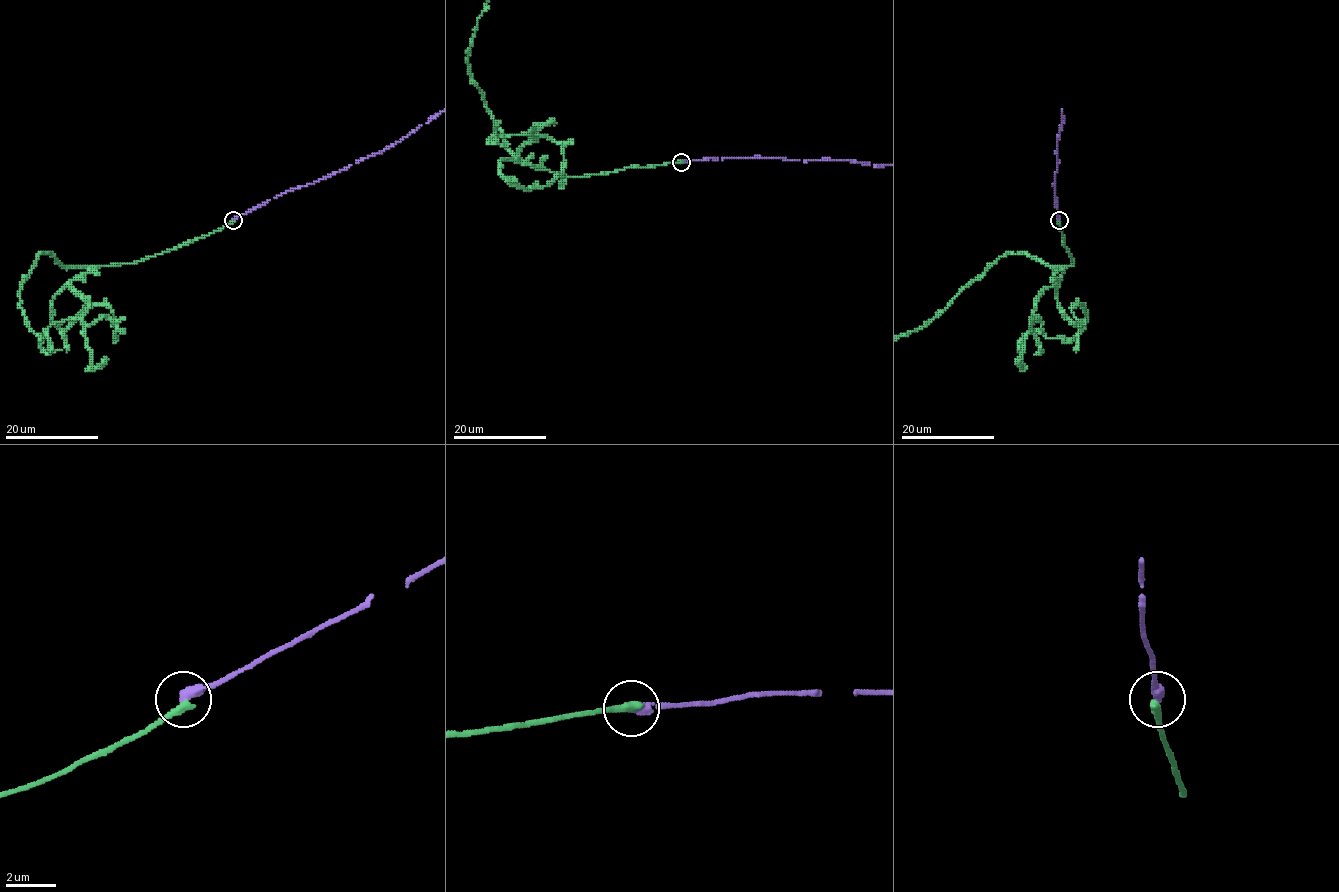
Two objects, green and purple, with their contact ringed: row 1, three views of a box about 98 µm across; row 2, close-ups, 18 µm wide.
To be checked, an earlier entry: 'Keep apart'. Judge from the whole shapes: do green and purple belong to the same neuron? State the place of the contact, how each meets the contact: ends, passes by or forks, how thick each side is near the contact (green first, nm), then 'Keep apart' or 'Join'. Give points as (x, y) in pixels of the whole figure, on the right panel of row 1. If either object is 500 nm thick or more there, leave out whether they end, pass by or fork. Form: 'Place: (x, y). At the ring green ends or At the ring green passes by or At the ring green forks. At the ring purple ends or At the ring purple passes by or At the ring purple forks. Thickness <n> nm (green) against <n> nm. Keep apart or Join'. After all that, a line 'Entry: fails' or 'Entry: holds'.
Place: (1059, 220). At the ring green ends. At the ring purple ends. Thickness 360 nm (green) against 420 nm. Keep apart
Entry: holds

